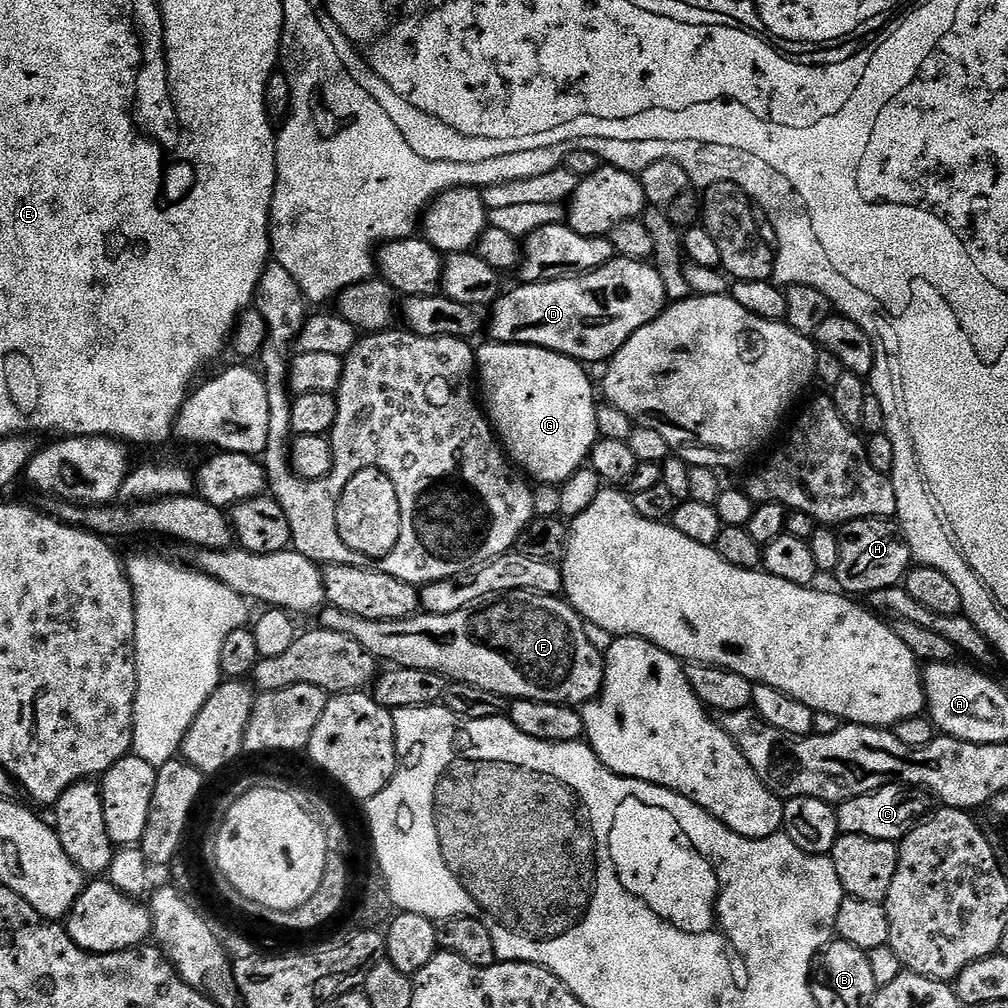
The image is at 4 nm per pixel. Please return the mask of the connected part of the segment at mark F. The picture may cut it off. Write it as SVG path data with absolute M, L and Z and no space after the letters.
M514 590L487 602L477 602L470 608L454 610L454 614L424 612L397 620L367 620L331 606L325 607L322 615L323 627L362 642L362 646L366 646L377 661L398 668L434 670L448 677L449 681L470 682L470 686L482 686L482 690L490 690L499 696L584 706L600 695L604 684L603 655L590 642L590 638L586 638L584 617L560 596Z

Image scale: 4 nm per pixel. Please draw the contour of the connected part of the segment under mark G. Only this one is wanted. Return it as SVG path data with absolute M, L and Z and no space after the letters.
M487 343L481 348L477 347L475 353L478 392L492 431L496 433L513 465L527 473L533 481L557 486L563 484L570 478L570 474L589 463L592 448L598 439L598 396L596 400L592 393L594 384L588 379L585 365L560 352L551 352L549 348L535 348L532 344Z

